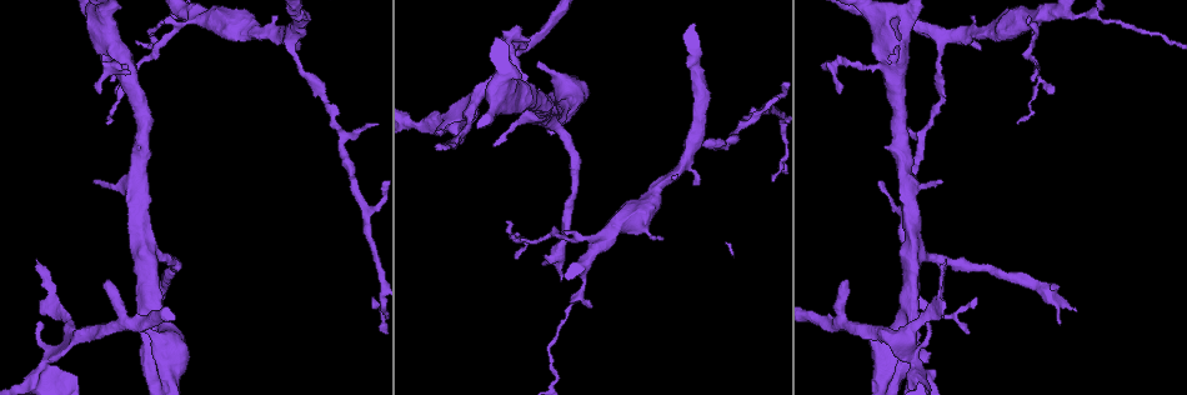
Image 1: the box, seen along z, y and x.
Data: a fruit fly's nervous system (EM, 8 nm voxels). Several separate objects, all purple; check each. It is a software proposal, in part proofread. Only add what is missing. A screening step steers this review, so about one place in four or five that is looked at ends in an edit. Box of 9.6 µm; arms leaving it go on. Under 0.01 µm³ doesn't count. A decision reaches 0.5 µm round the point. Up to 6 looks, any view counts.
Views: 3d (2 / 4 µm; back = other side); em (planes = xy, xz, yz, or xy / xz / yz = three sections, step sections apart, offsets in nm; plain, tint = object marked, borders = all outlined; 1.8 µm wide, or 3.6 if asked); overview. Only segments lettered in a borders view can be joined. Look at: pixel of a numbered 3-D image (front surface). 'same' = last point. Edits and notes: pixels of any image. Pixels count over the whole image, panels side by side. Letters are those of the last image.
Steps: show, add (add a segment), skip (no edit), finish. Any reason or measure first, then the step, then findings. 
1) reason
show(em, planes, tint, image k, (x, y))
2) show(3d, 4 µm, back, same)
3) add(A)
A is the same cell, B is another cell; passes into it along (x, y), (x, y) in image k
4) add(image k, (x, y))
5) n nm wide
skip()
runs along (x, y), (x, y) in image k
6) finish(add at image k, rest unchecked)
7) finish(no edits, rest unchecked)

free end
show(3d, 4 µm, image 1, (77, 377))

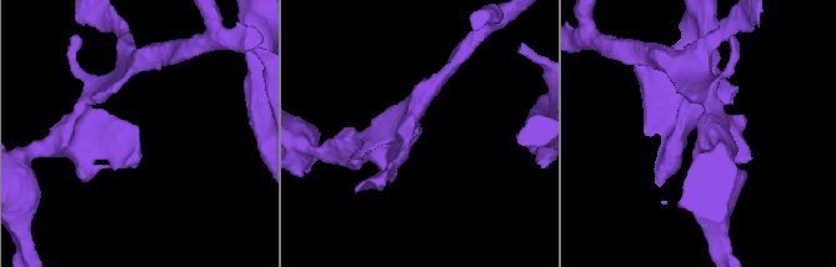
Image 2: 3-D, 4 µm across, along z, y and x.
now the EM
show(em, xz, step 8, borders, image 2, (418, 134))

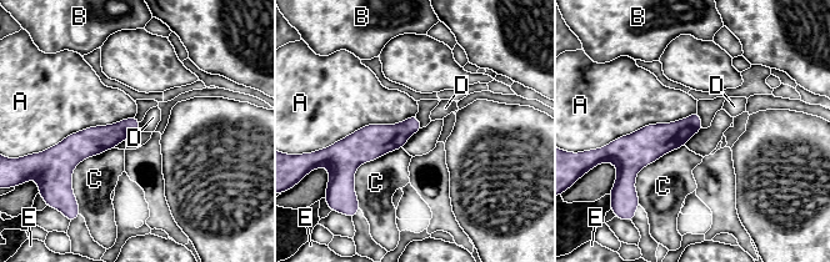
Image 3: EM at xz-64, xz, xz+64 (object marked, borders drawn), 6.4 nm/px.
skip()
A, B, C, D and E are other cells; runs along (136, 124), (64, 152) in image 3; no lettered segment goes on from it

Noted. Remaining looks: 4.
show(em, planes, borders, image 1, (924, 361))

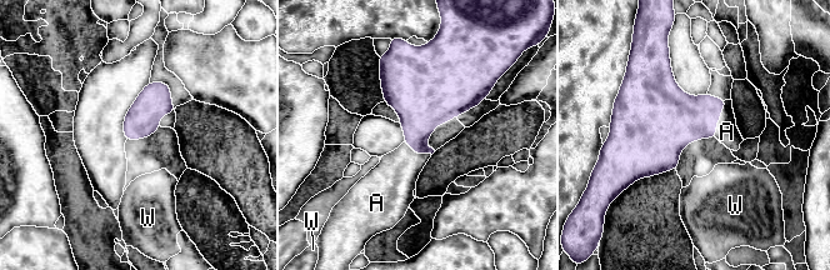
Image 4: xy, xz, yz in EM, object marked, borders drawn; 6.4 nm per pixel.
A touches over 260 nm
add(A)
A is the same cell, W is another cell; passes into it along (680, 119), (719, 119), (726, 131) in image 4; it goes on there

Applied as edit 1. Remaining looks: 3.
an open end
show(em, 3.6 µm, xz, step 4, plain, image 1, (847, 282))

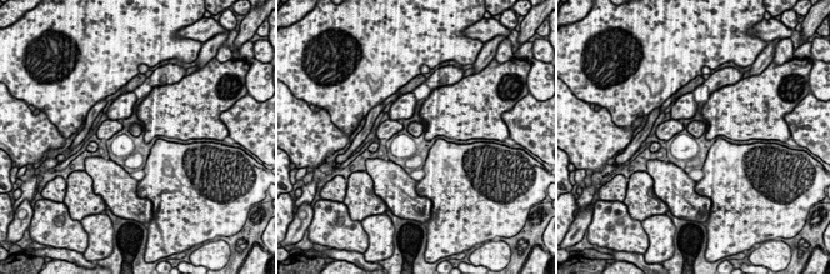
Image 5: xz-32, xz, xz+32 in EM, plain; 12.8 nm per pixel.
what lies round it
show(em, 3.6 µm, xz, step 4, borders, same)

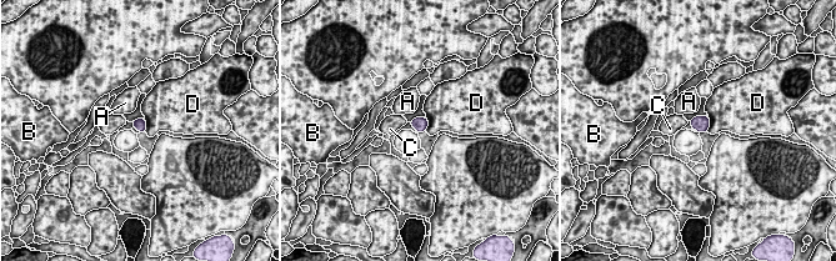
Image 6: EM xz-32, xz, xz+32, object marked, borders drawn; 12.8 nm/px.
skip()
A, B, C and D are other cells; border along (709, 116), (709, 129), (706, 131) in image 6; none of them fits

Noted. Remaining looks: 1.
finish(add at image 4, rest unchecked)

